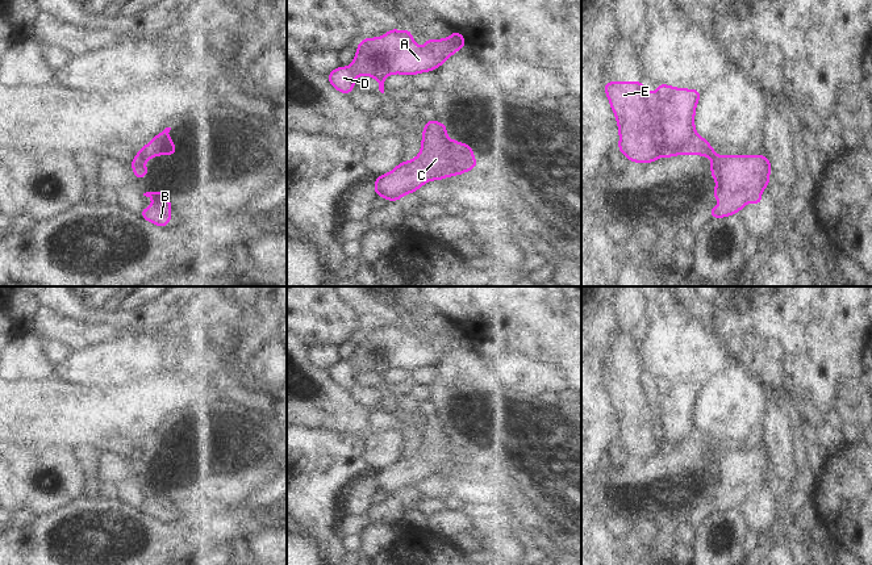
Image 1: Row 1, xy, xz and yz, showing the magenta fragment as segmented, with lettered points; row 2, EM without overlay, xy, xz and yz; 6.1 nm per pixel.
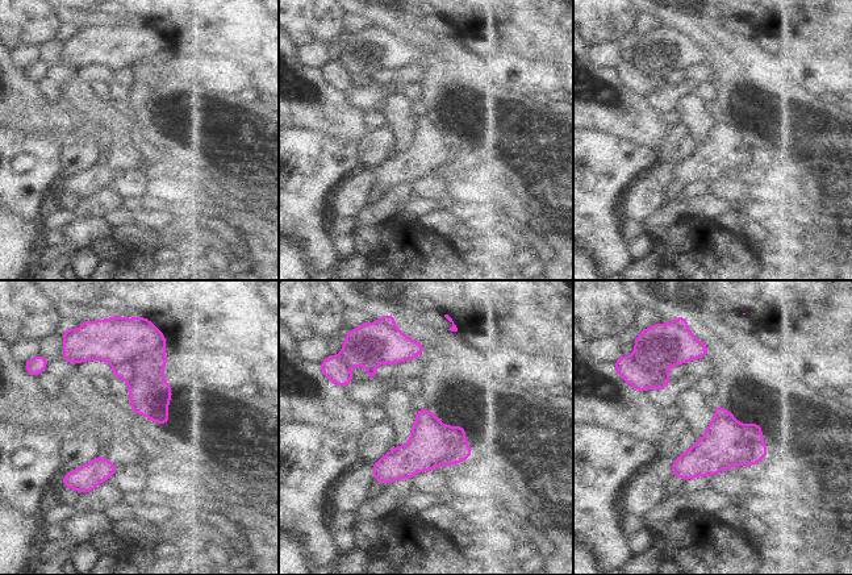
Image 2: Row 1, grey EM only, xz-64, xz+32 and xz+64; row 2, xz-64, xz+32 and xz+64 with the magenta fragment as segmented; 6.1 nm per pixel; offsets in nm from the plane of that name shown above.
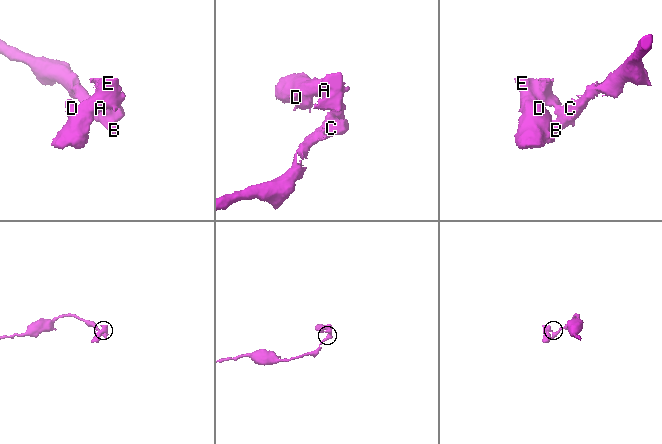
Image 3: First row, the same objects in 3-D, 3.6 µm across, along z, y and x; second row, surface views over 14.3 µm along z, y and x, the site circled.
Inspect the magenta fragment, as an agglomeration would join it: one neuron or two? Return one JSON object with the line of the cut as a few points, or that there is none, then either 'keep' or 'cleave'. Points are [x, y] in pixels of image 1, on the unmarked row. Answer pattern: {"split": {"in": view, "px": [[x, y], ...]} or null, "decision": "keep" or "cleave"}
{"split": {"in": "xy", "px": [[138, 447], [145, 453]]}, "decision": "cleave"}

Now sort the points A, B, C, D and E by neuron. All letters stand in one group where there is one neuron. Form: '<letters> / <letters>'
A D E / B C

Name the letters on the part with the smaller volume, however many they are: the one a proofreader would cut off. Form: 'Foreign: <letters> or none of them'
Foreign: A, D, E

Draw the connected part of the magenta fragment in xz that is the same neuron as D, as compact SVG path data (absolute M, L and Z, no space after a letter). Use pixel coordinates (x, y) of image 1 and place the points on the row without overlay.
M389 323L383 331L368 331L356 338L358 344L352 359L337 361L327 369L333 382L343 389L355 384L359 369L375 372L379 385L384 388L384 373L388 369L417 369L430 367L443 359L454 347L466 340L464 330L452 325L452 330L443 334L427 332L420 343L410 325Z

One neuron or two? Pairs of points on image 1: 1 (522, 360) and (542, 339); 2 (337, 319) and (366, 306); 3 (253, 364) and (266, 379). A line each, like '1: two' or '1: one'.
1: two
2: two
3: one

